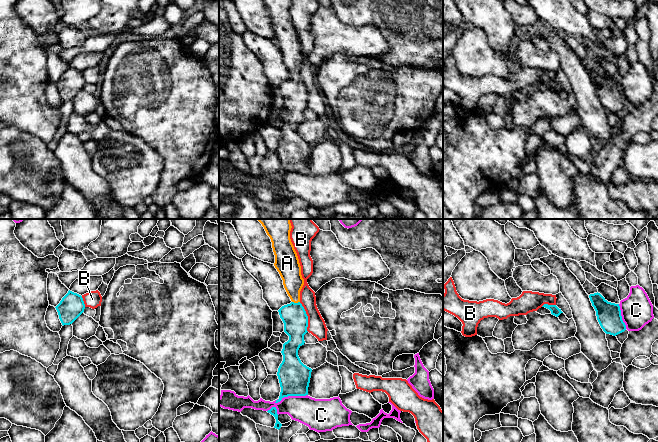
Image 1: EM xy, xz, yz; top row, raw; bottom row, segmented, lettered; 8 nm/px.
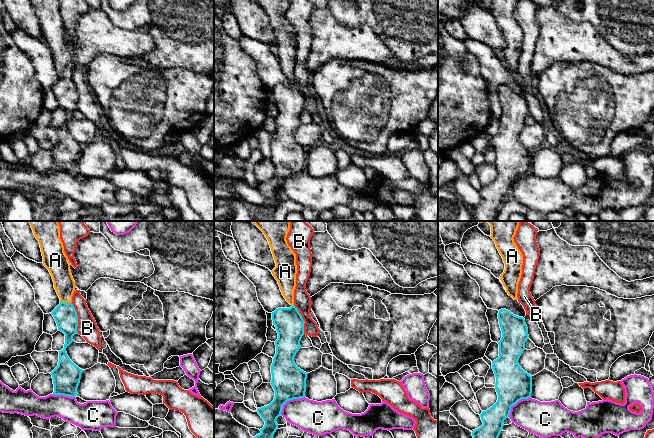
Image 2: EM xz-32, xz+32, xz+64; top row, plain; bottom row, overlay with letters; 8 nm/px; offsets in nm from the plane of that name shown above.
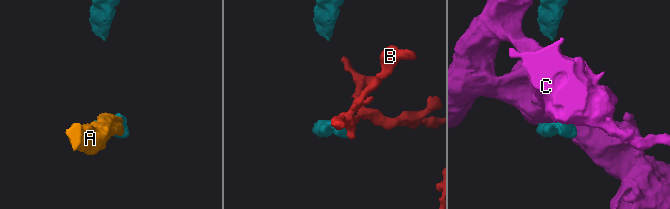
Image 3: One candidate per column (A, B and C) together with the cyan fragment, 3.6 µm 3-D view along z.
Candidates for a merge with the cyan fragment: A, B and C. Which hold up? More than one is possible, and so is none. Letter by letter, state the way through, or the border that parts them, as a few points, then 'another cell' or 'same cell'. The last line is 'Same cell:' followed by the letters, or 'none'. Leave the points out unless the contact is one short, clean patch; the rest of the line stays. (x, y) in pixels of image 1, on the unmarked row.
A: way xz (293, 91), (296, 79), (290, 49); same cell
B: border xz (299, 78), (307, 92), (308, 107); another cell
C: another cell
Same cell: A

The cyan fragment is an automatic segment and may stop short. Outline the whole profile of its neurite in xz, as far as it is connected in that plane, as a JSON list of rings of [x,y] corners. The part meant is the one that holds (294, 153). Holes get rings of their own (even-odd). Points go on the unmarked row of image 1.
[[[262,0],[262,2],[272,18],[275,31],[274,42],[279,48],[283,56],[284,64],[292,77],[290,80],[284,81],[278,86],[280,94],[284,99],[284,108],[289,112],[289,116],[283,120],[283,125],[281,127],[283,137],[277,148],[281,163],[279,175],[275,178],[278,179],[284,173],[308,171],[312,145],[304,141],[298,132],[299,124],[305,119],[304,111],[308,108],[308,92],[300,79],[300,67],[304,61],[304,55],[301,51],[301,42],[297,29],[290,15],[291,0]]]

